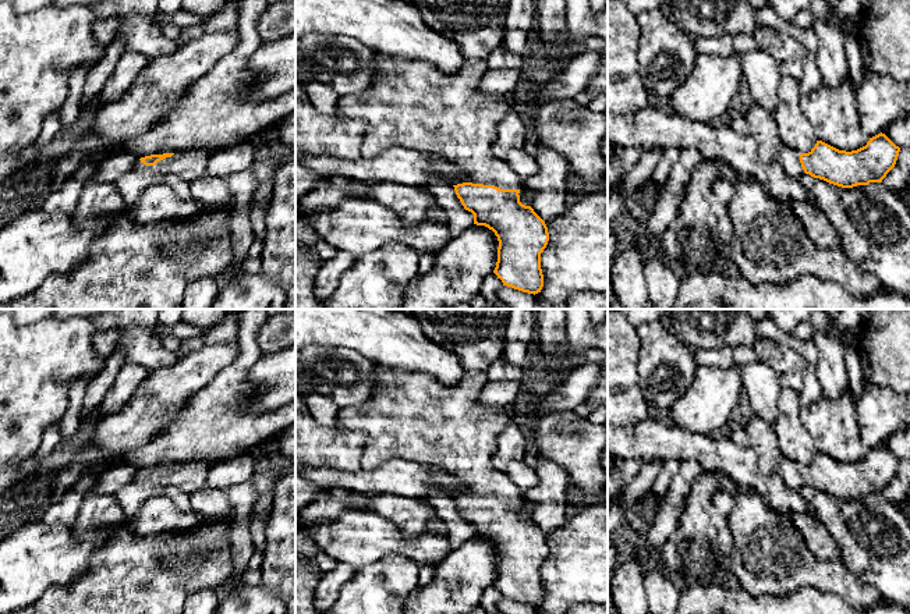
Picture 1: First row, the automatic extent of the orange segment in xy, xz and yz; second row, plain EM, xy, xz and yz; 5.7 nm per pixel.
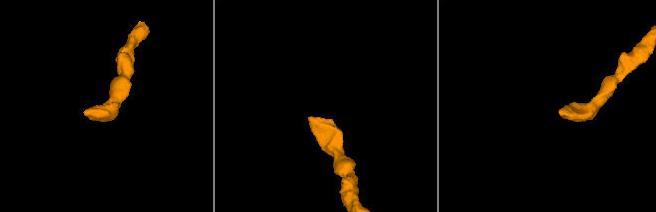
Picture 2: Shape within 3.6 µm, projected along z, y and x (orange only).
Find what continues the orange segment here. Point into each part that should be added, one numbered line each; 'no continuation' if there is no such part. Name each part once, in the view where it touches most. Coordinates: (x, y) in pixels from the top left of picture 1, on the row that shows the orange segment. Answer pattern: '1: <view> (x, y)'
1: xz (410, 103)

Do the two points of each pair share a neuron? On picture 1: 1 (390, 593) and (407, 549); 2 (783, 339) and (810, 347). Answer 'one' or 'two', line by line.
1: two
2: one

